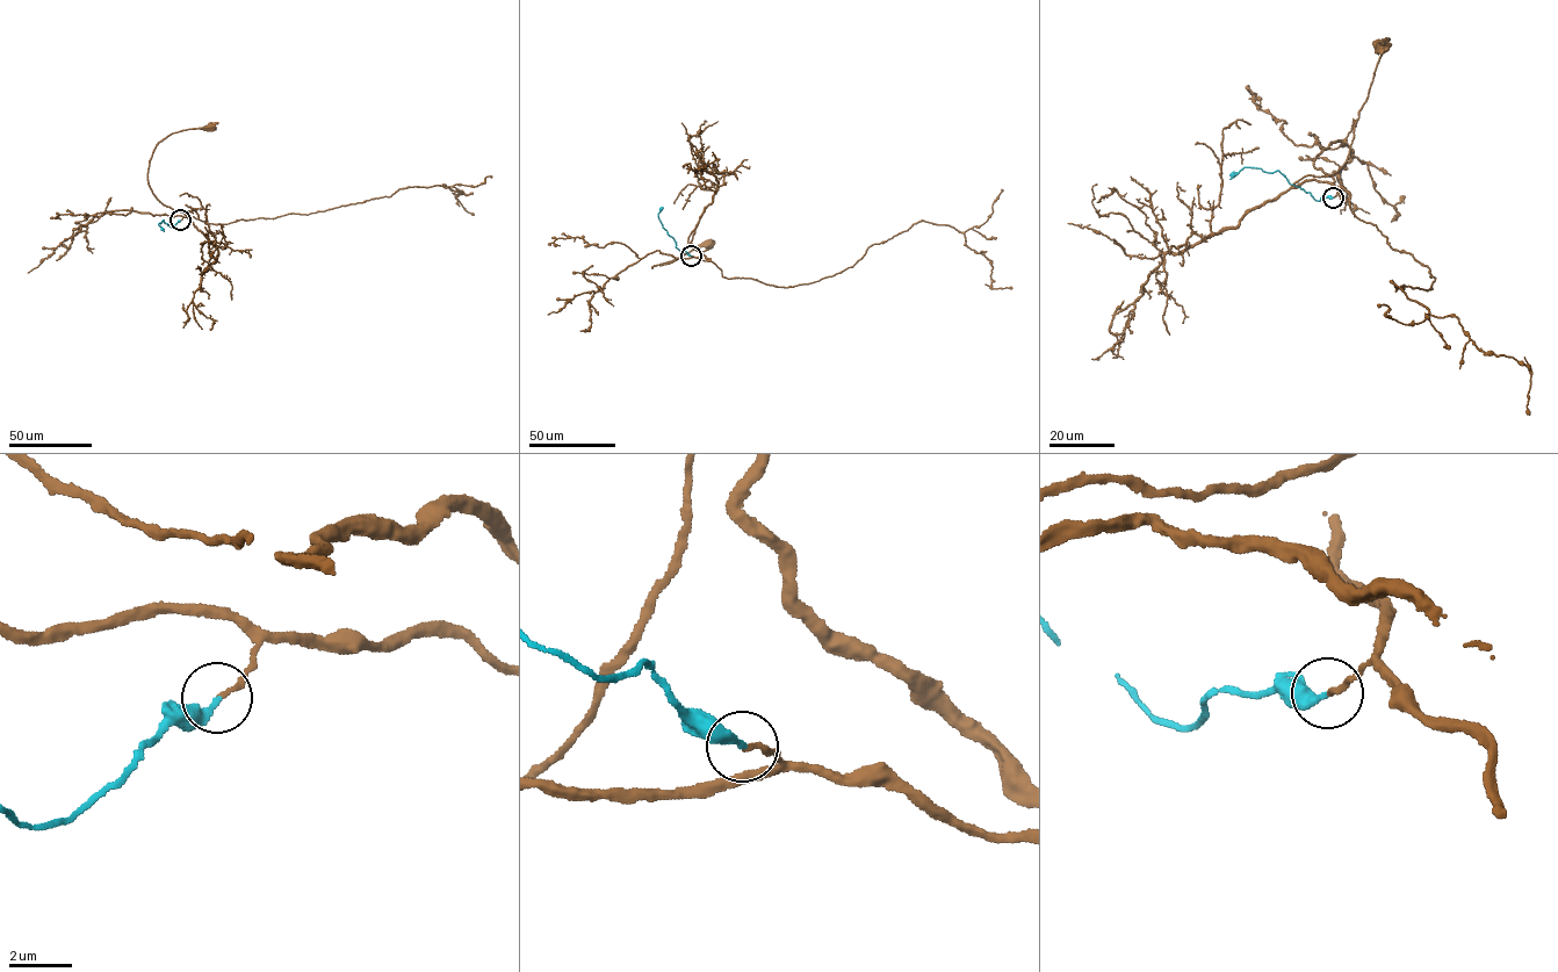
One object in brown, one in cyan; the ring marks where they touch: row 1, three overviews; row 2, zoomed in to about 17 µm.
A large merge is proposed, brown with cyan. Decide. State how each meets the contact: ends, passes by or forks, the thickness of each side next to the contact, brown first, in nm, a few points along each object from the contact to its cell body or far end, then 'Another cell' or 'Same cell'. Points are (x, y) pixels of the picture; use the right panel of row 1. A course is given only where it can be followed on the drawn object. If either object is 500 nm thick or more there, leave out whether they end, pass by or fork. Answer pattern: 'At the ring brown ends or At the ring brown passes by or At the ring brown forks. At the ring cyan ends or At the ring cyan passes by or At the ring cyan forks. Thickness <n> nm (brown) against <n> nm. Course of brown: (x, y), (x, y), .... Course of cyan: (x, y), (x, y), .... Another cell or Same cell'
At the ring brown ends. At the ring cyan ends. Thickness 150 nm (brown) against 240 nm. Course of brown: (1334, 196), (1351, 209), (1341, 187), (1314, 180), (1291, 187), (1343, 166), (1390, 38), (1376, 43), (1379, 47). Course of cyan: (1333, 196), (1318, 201), (1291, 185), (1278, 171), (1270, 173), (1255, 167), (1242, 168), (1230, 179). Same cell

